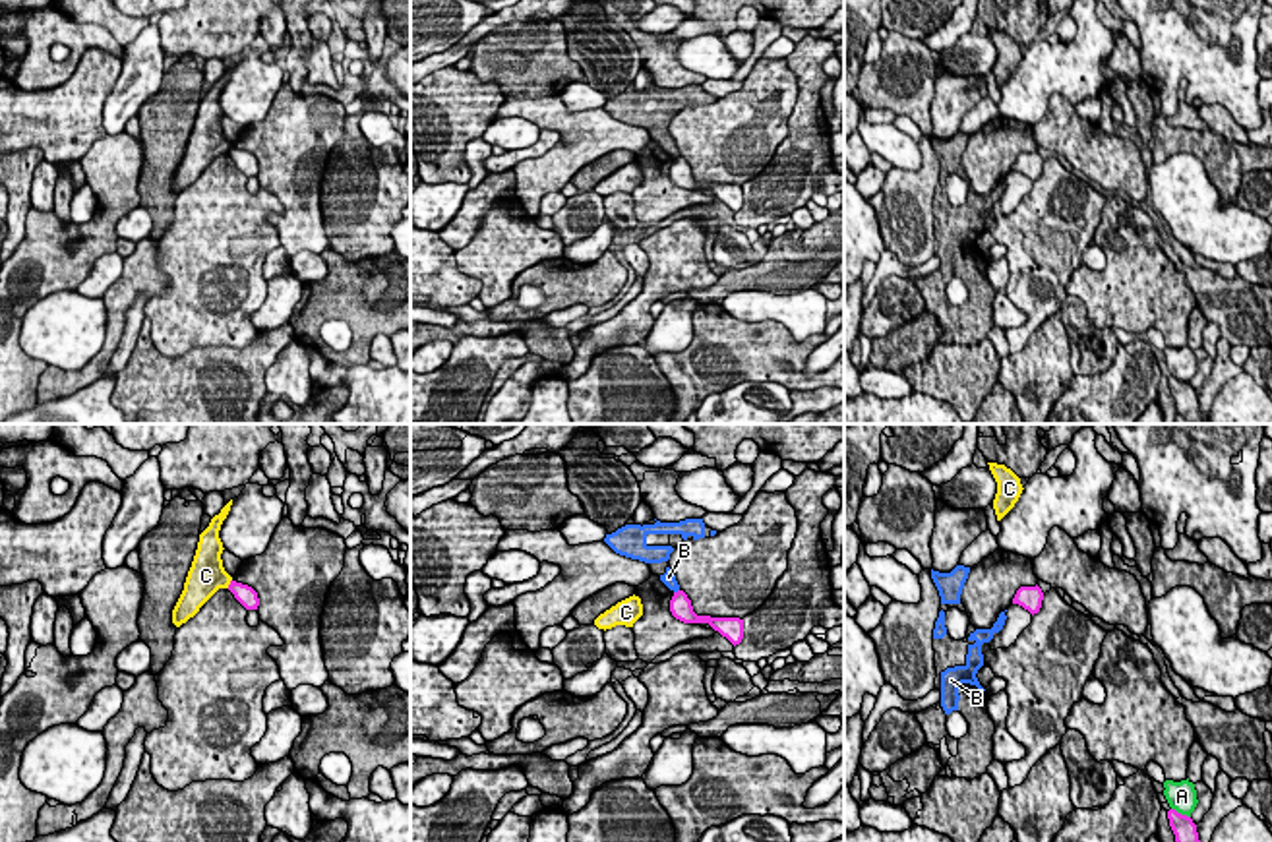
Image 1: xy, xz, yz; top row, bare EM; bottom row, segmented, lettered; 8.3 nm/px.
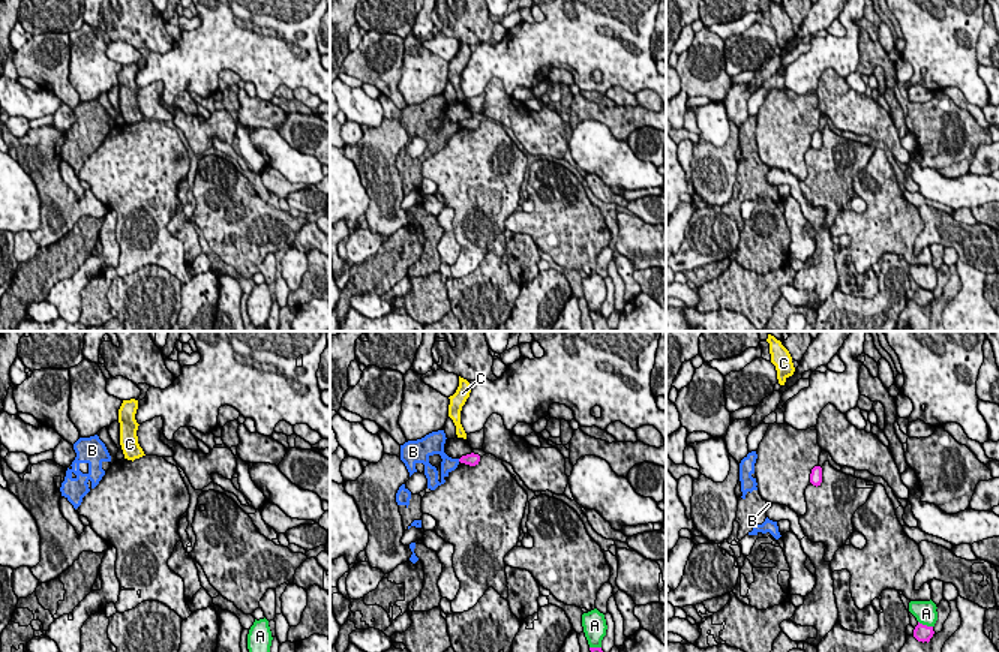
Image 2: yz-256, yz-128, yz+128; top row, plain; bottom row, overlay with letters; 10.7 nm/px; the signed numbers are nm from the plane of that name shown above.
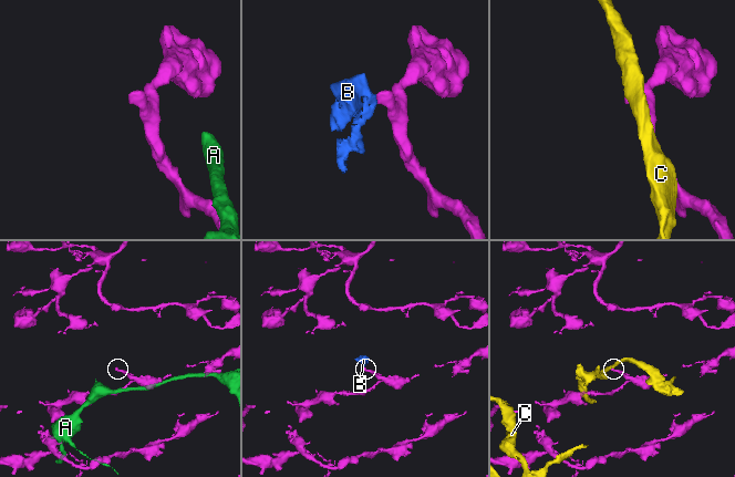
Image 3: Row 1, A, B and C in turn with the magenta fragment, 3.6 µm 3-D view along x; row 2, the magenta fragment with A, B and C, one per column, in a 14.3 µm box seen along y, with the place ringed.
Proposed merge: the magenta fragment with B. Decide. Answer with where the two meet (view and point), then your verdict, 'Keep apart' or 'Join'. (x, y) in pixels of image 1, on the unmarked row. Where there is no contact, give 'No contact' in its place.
Touches magenta at xz (678, 157). Keep apart

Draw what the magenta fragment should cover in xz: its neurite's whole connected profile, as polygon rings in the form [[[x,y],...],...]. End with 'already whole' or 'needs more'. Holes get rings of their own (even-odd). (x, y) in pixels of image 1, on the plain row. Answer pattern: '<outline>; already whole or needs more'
[[[683,157],[674,159],[670,166],[670,178],[676,186],[683,190],[709,190],[714,197],[726,203],[734,213],[740,211],[743,205],[743,186],[697,182],[693,178],[691,166]]]; already whole

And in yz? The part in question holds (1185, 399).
[[[1175,376],[1167,377],[1169,393],[1175,401],[1177,412],[1189,422],[1189,424],[1202,424],[1202,414],[1196,399],[1196,391],[1191,383],[1177,379]]]; already whole

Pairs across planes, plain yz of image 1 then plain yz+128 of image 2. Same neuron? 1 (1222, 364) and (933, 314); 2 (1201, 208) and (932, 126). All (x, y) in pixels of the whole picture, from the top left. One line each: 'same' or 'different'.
1: same
2: different

